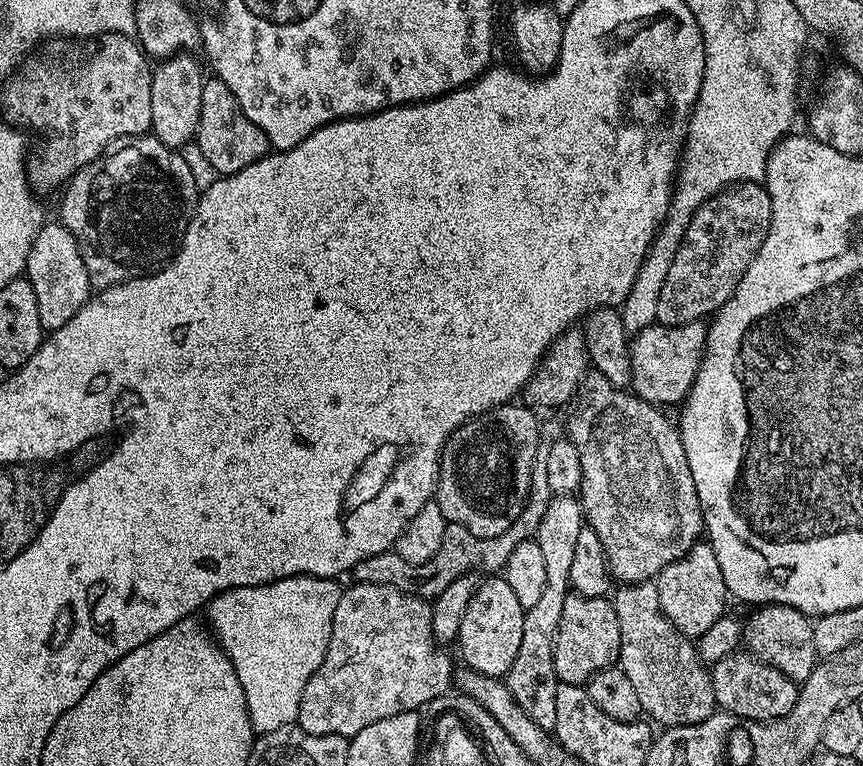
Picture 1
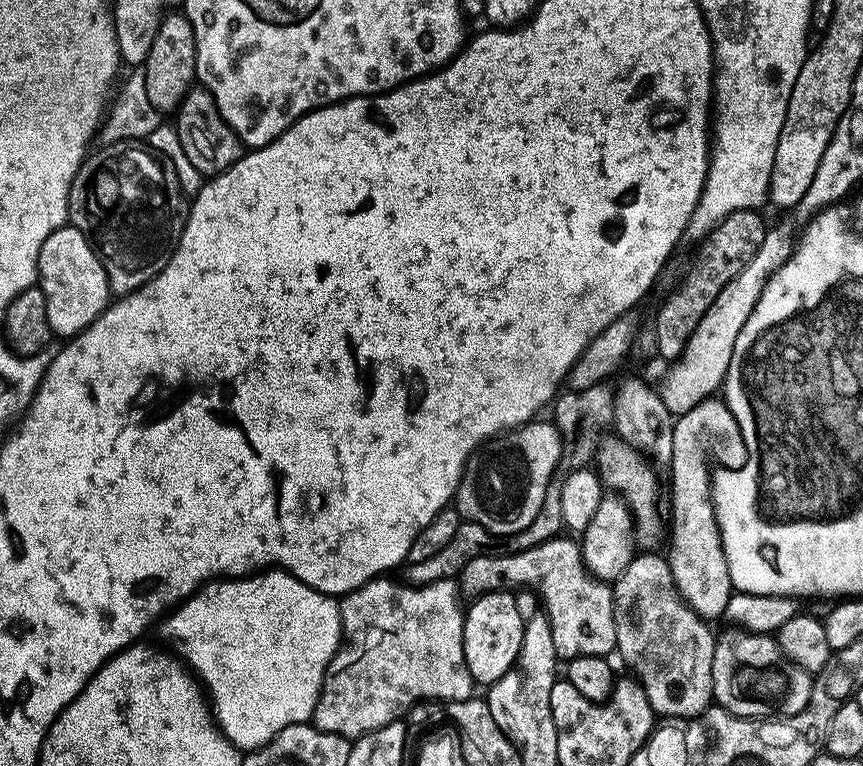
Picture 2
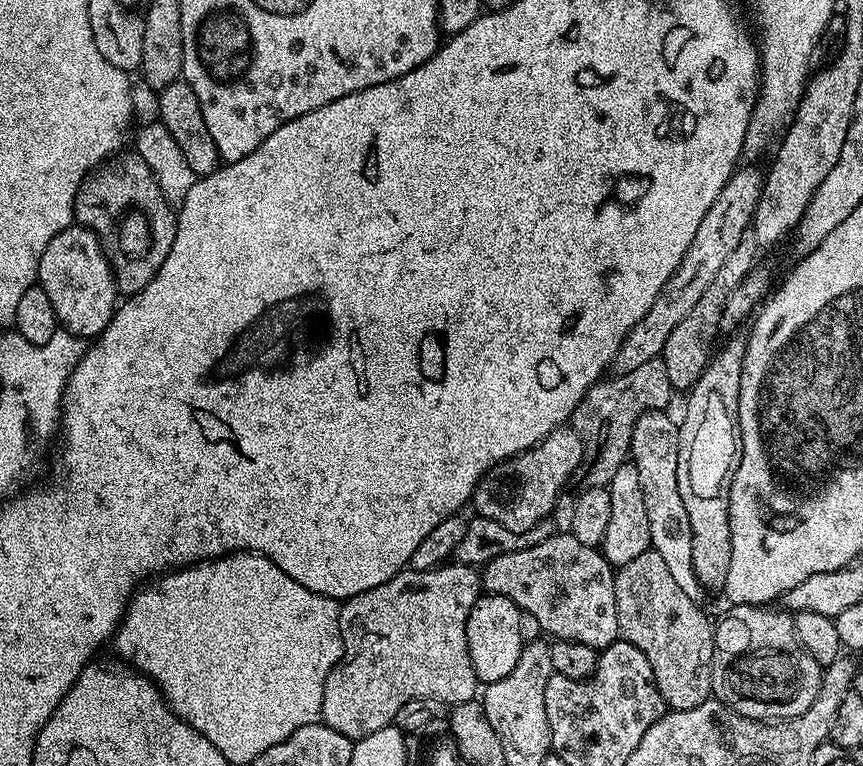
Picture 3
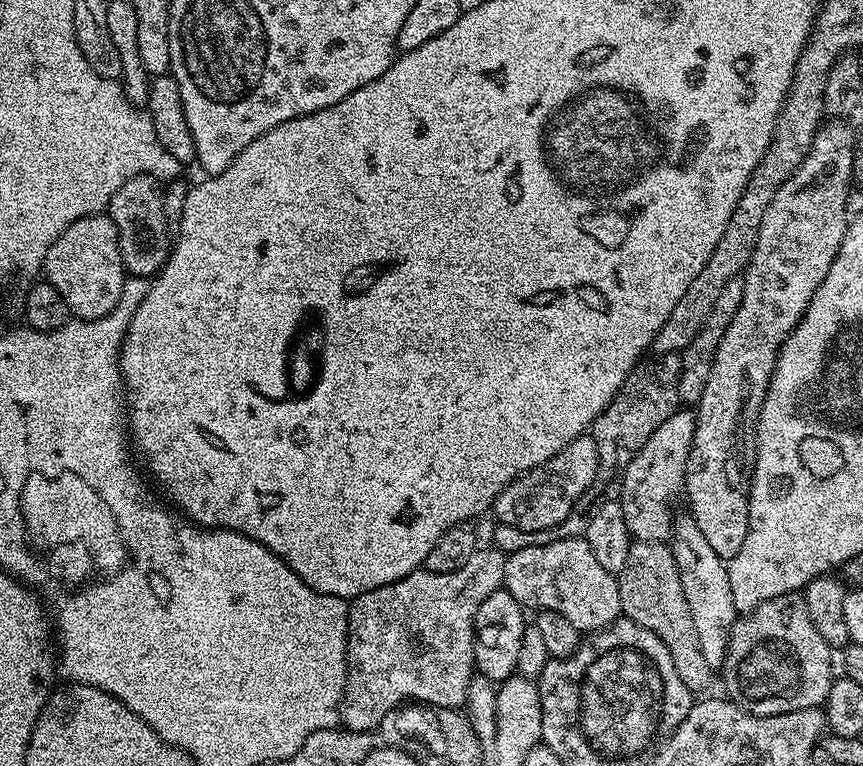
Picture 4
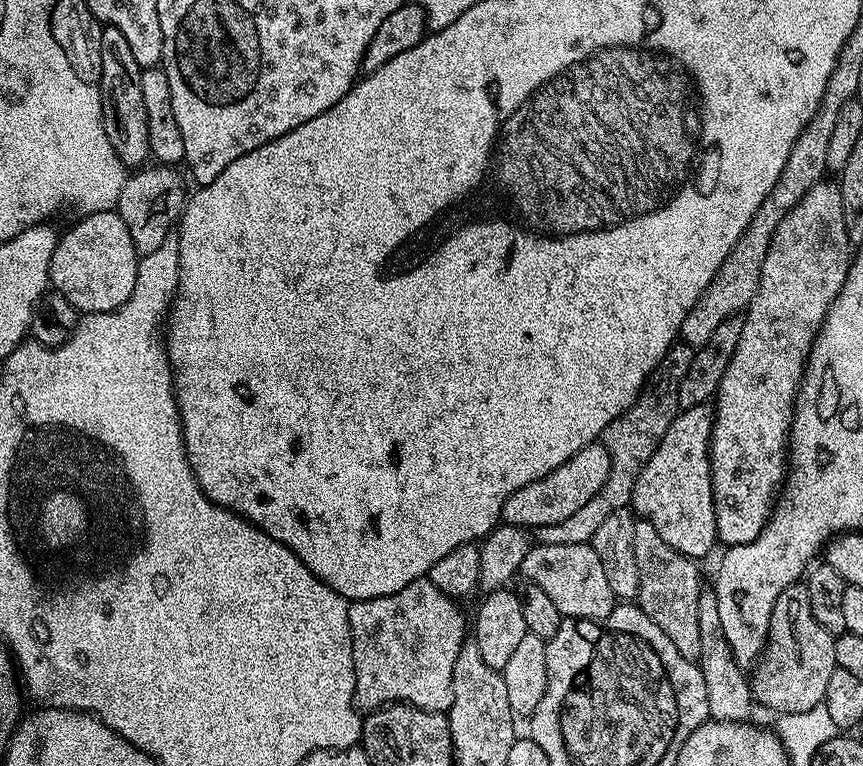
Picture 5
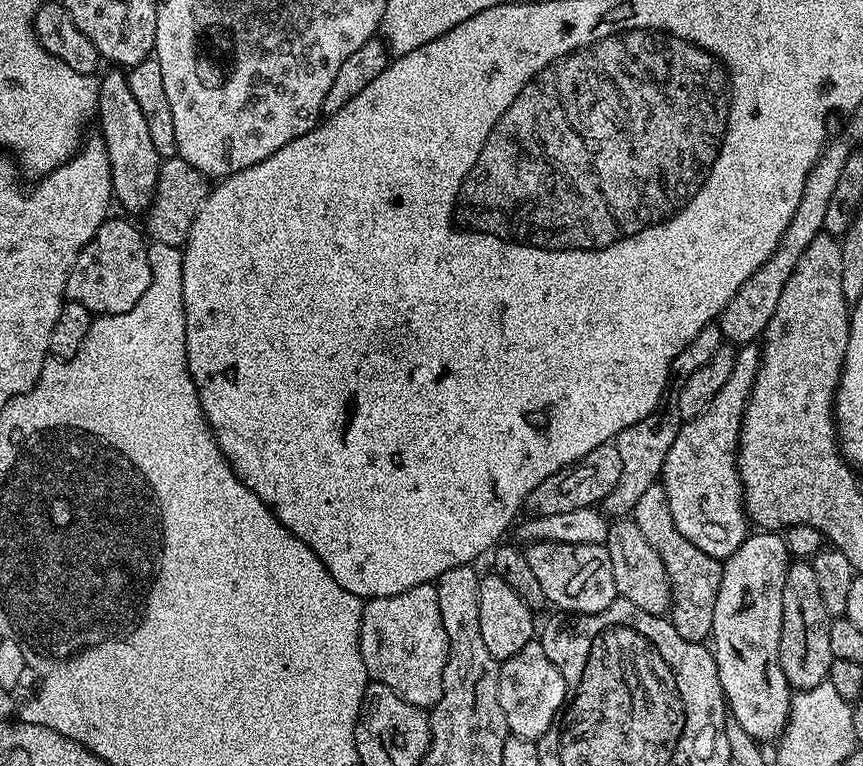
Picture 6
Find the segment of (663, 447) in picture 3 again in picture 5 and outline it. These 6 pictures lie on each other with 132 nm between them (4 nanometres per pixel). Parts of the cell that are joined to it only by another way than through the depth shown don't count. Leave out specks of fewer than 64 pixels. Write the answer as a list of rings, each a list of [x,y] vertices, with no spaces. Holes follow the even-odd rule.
[[[701,591],[698,598],[698,634],[702,634],[702,648],[698,661],[702,670],[702,678],[706,678],[706,698],[708,714],[713,720],[735,720],[748,722],[753,719],[752,685],[743,676],[742,666],[734,658],[730,650],[730,642],[726,642],[726,634],[722,632],[722,621],[718,618],[718,598],[715,591]]]

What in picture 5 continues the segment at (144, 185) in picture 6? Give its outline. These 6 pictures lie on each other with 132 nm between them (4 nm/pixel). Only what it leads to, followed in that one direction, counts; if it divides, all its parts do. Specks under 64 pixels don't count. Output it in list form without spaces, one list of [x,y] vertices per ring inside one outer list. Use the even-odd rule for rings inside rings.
[[[105,27],[102,34],[102,78],[98,85],[104,107],[104,125],[110,146],[114,146],[114,154],[118,154],[124,167],[129,170],[139,169],[150,160],[141,71],[138,62],[134,62],[134,54],[122,30]]]

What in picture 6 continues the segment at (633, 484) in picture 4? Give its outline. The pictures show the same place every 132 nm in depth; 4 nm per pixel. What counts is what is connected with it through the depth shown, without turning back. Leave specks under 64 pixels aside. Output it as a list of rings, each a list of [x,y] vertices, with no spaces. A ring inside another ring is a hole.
[[[755,343],[745,344],[737,351],[734,370],[722,390],[710,398],[710,406],[702,410],[693,420],[684,420],[678,434],[674,438],[674,446],[670,446],[670,454],[666,454],[664,469],[660,472],[660,480],[666,490],[666,502],[670,506],[670,518],[674,518],[674,526],[678,526],[678,534],[690,538],[702,554],[710,554],[721,562],[728,559],[738,546],[750,534],[750,521],[744,511],[744,487],[740,481],[740,471],[736,465],[736,450],[740,446],[740,427],[744,421],[744,411],[748,399],[752,396],[754,378],[760,365],[760,349]]]

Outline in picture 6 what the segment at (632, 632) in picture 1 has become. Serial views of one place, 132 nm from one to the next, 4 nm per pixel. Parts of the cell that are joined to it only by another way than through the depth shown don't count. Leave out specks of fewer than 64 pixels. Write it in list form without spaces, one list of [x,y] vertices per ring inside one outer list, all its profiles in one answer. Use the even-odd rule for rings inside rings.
[[[654,483],[649,490],[644,491],[630,516],[636,521],[638,530],[642,530],[650,546],[658,550],[662,566],[666,566],[668,581],[672,584],[670,619],[674,630],[678,630],[678,634],[682,634],[682,638],[690,642],[707,641],[712,635],[714,602],[718,602],[723,563],[710,554],[702,554],[702,550],[698,550],[698,546],[690,542],[690,538],[678,534],[678,526],[674,526],[674,518],[670,518],[670,506],[666,502],[663,483]]]

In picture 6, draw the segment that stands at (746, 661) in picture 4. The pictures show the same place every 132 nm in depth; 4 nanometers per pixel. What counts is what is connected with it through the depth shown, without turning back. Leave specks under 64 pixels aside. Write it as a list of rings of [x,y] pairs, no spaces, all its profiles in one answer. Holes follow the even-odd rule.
[[[789,563],[786,586],[782,586],[782,638],[780,639],[780,661],[793,689],[818,686],[828,678],[833,659],[830,654],[830,626],[826,606],[822,606],[822,594],[818,591],[818,574],[814,574],[811,563]]]

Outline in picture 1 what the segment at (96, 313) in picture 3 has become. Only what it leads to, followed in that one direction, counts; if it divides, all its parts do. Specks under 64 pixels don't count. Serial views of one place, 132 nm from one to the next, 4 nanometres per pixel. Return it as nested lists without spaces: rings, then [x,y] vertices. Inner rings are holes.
[[[59,222],[45,223],[40,229],[38,238],[34,238],[34,246],[30,246],[26,278],[30,286],[34,286],[34,298],[38,298],[38,318],[42,318],[45,333],[58,330],[82,310],[82,306],[90,299],[93,291],[90,278],[86,274],[86,262],[82,262],[82,254],[78,250],[78,242],[70,230]]]

